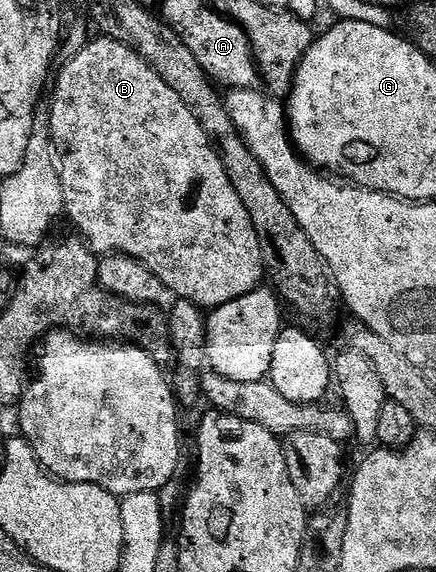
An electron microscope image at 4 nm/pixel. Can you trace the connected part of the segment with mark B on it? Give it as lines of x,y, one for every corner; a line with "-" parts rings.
101,35
87,40
81,49
73,54
74,58
63,67
57,70
58,82
54,85
54,94
50,97
50,117
48,116
48,128
50,130
50,141
54,145
54,156
58,163
58,174
60,175
60,183
62,184
62,203
64,206
65,216
70,216
70,221
75,225
77,236
89,246
91,253
95,255
109,255
111,253
122,253
125,257
131,257
138,261
144,267
156,275
156,279
160,279
163,290
170,289
175,294
175,298
190,301
193,305
198,306
203,311
218,309
224,303
232,303
232,299
240,299
240,295
248,295
252,290
259,288
264,281
264,270
262,268
262,252
260,251
260,239
256,239
256,231
252,227
252,219
248,219
248,211
244,211
244,203
240,203
240,195
236,195
236,187
232,187
232,183
228,179
228,171
224,171
224,163
220,163
218,153
210,145
208,135
204,135
204,127
200,127
200,123
196,123
196,115
192,115
192,111
188,111
188,107
184,103
184,99
180,99
180,95
176,95
176,91
172,91
172,87
168,87
168,83
164,83
164,79
160,79
160,75
156,75
156,71
150,68
149,63
140,55
136,55
136,51
132,51
124,43
113,41
110,37

